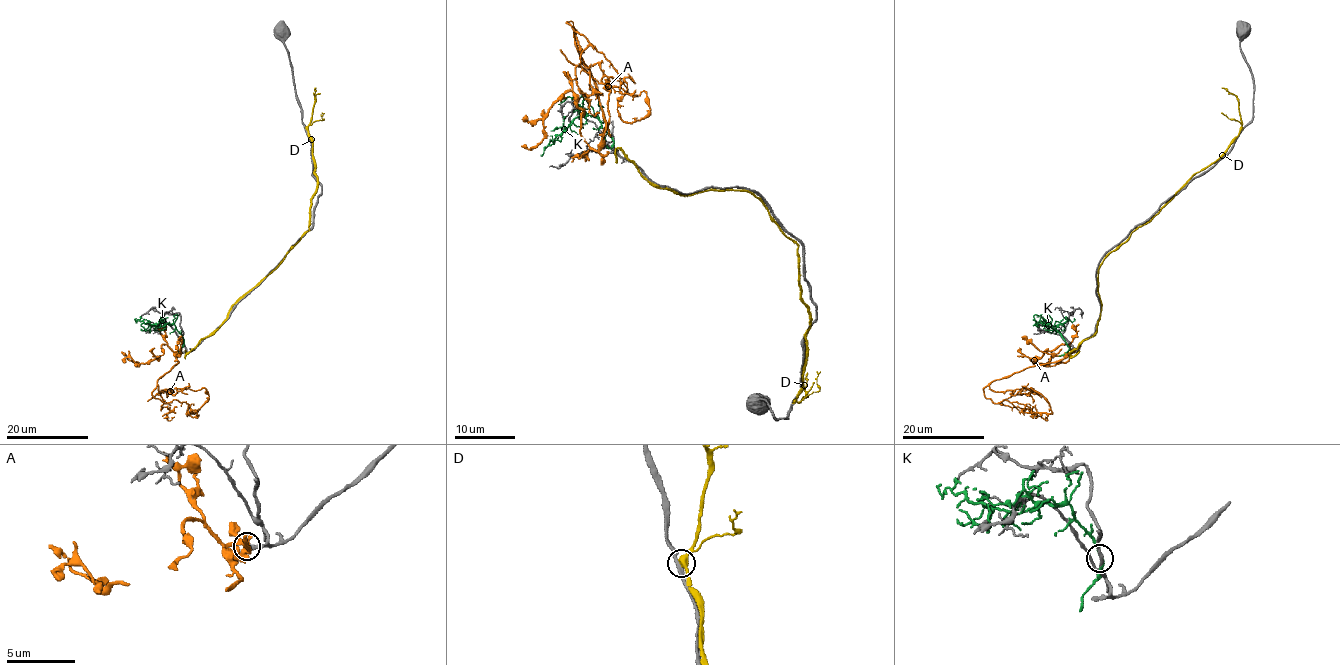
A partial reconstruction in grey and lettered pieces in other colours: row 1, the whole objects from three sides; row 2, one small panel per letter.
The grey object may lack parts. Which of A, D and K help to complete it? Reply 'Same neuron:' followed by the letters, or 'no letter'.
Same neuron: no letter

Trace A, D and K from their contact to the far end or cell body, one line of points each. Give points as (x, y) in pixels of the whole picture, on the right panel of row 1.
A: (1072, 352), (989, 386), (999, 392), (1032, 391), (1031, 388), (1044, 398), (1049, 411)
D: (1242, 128), (1216, 160), (1195, 173), (1104, 259), (1098, 269), (1100, 320), (1096, 332), (1070, 354), (1079, 350)
K: (1065, 340), (1047, 324), (1049, 327), (1072, 322), (1074, 318)

